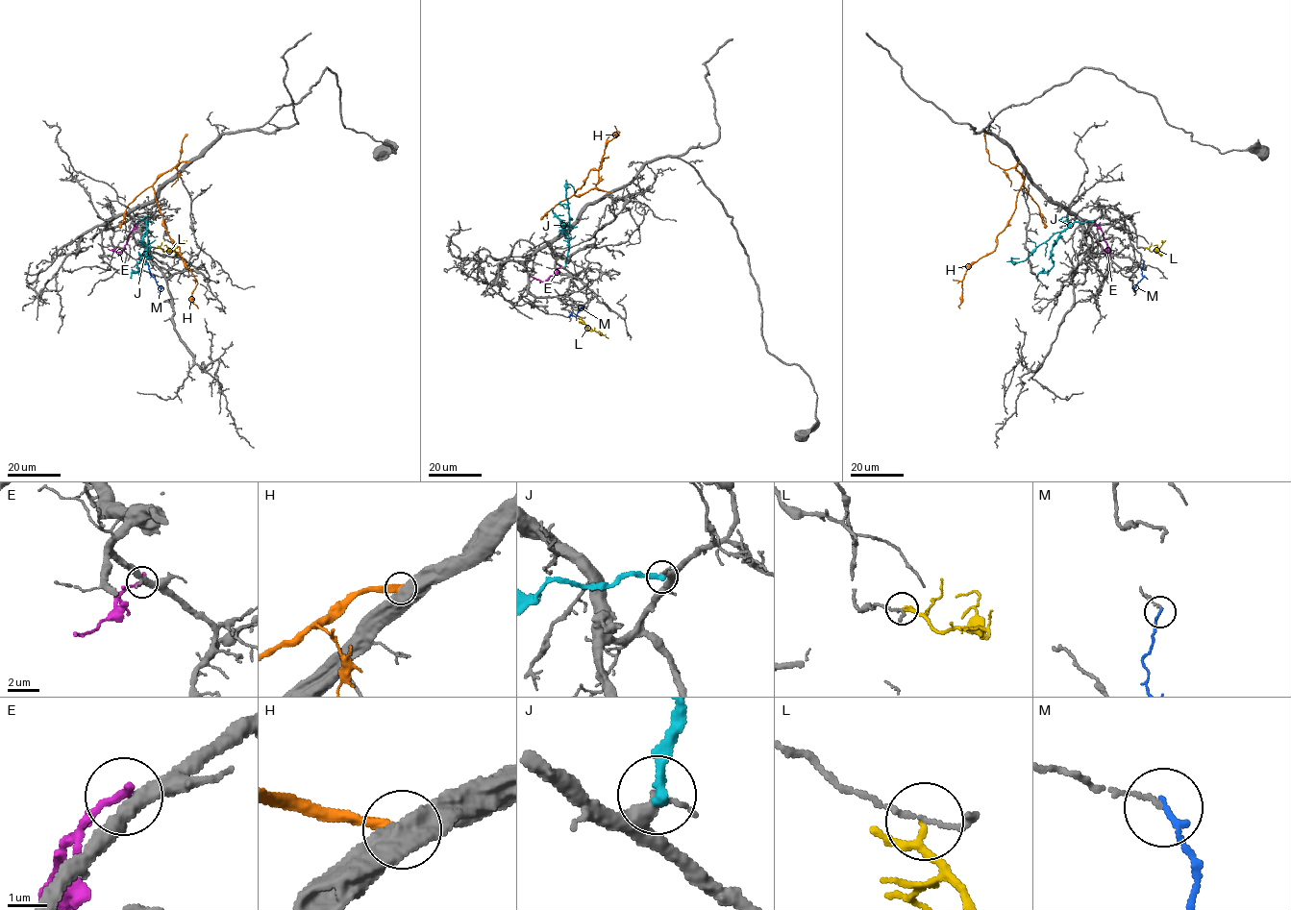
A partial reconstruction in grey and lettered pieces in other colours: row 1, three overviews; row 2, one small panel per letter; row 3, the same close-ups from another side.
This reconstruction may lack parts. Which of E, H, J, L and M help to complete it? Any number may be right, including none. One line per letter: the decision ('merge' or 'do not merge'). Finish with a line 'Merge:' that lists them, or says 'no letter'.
E: do not merge
H: do not merge
J: do not merge
L: do not merge
M: do not merge
Merge: no letter

